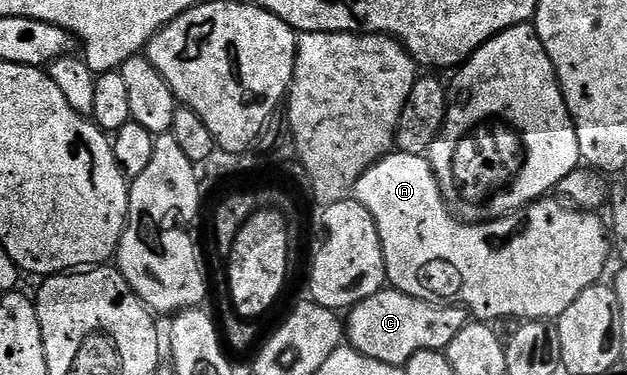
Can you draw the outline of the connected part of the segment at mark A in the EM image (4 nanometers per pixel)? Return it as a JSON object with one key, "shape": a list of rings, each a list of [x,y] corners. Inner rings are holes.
{"shape":[[[393,151],[380,161],[375,161],[358,179],[354,190],[354,199],[358,203],[362,203],[362,207],[366,207],[366,211],[370,211],[370,215],[374,215],[374,223],[378,227],[378,235],[382,239],[382,255],[388,272],[387,284],[391,288],[402,291],[406,295],[414,295],[414,299],[429,301],[432,305],[459,305],[460,308],[467,309],[469,314],[480,323],[491,323],[498,319],[511,319],[517,323],[526,321],[548,323],[553,319],[559,319],[566,311],[566,307],[570,307],[570,303],[574,303],[574,299],[578,299],[578,295],[582,295],[582,291],[586,291],[586,287],[597,284],[603,278],[600,276],[603,275],[604,268],[608,265],[610,233],[605,222],[603,225],[596,213],[586,213],[560,199],[555,199],[556,201],[541,199],[532,205],[527,205],[525,209],[518,210],[517,213],[499,217],[497,221],[483,221],[481,225],[470,225],[457,221],[450,212],[450,206],[444,202],[438,179],[434,175],[427,156],[424,155],[416,156]]]}

